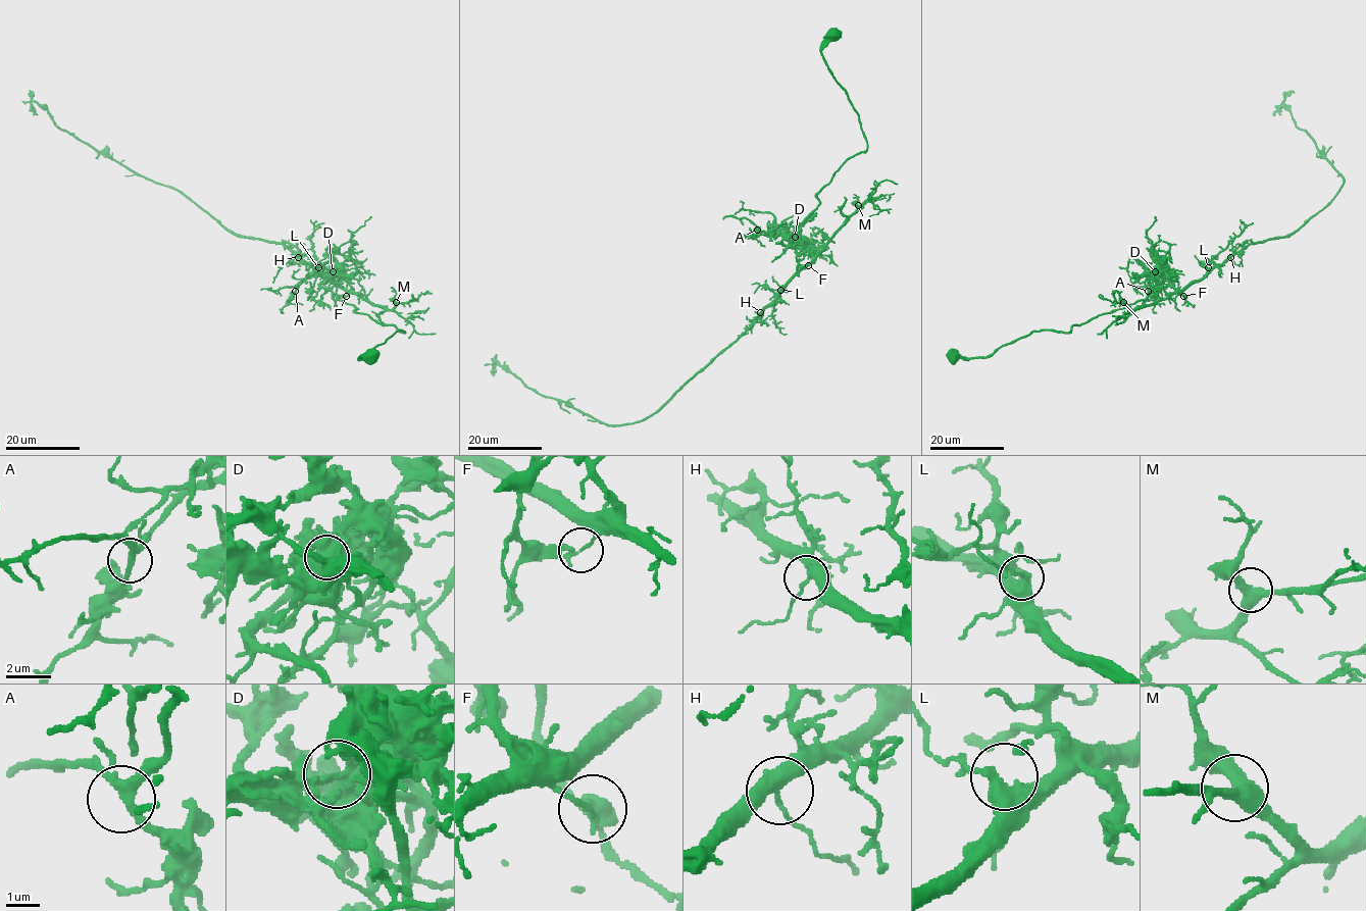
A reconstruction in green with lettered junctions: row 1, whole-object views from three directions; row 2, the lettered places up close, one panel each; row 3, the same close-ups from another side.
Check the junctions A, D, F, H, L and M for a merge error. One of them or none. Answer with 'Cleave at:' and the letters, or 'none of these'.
Cleave at: F

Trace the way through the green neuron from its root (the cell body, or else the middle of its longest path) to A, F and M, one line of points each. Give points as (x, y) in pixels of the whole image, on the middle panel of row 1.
A: (832, 35), (821, 55), (867, 149), (821, 190), (819, 204), (782, 241), (788, 247), (757, 230)
F: (832, 35), (821, 55), (867, 149), (835, 173), (787, 240), (813, 255), (808, 265)
M: (832, 35), (821, 55), (867, 149), (835, 173), (787, 240), (814, 257), (858, 205)

